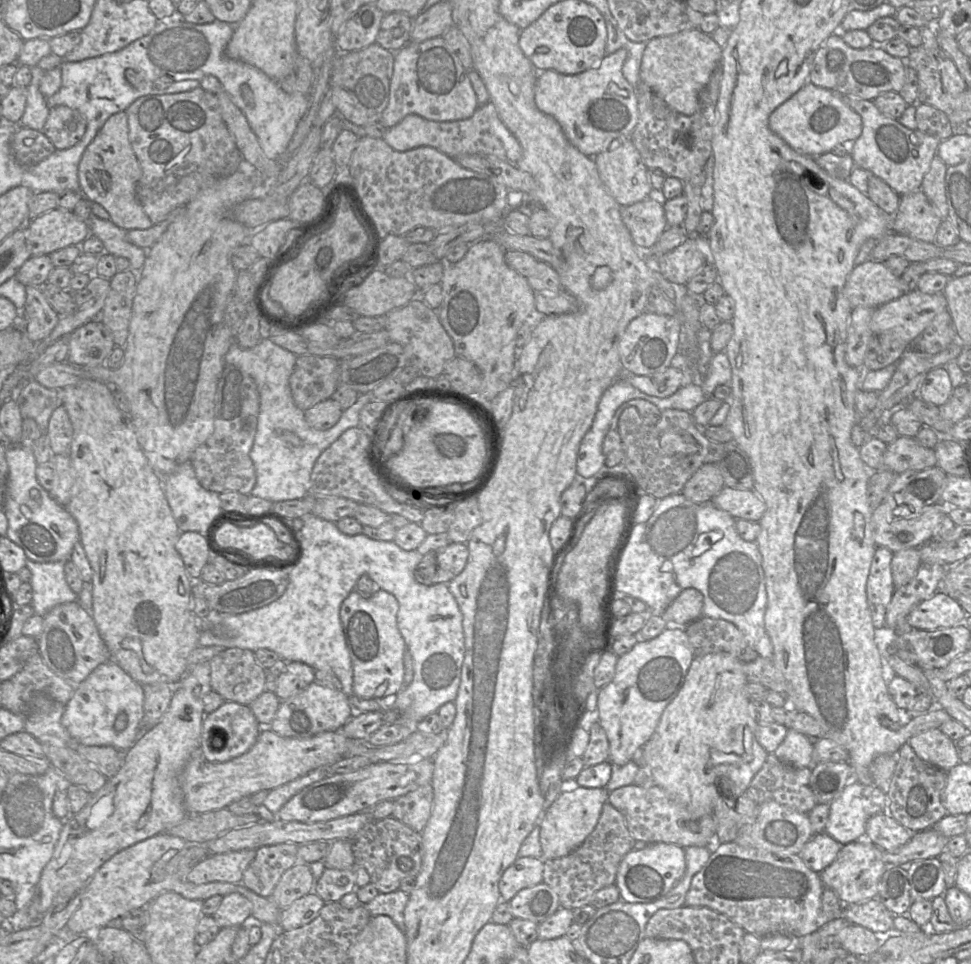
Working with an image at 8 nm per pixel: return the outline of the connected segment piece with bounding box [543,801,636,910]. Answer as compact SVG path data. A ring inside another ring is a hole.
M607 801L596 827L578 848L564 857L544 860L543 882L558 894L560 907L574 910L591 904L596 892L615 884L619 864L635 842L624 816Z

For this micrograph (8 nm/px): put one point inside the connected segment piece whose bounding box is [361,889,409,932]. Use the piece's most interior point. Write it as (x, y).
(392, 904)

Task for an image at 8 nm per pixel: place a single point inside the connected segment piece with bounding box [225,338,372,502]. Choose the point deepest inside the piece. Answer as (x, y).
(285, 450)

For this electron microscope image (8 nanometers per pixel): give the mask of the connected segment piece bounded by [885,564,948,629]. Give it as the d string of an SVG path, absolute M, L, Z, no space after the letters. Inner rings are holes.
M921 564L916 576L908 584L895 590L887 608L886 626L897 629L917 605L940 590L947 568L941 564Z

